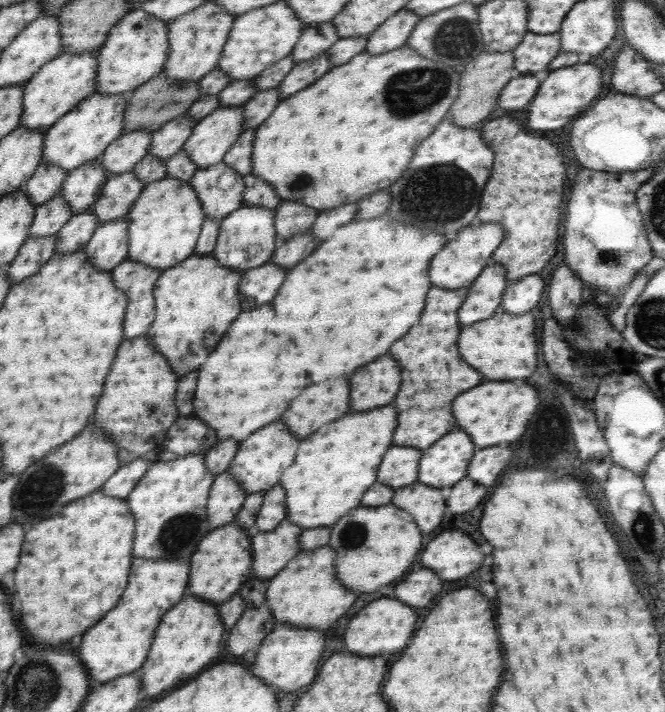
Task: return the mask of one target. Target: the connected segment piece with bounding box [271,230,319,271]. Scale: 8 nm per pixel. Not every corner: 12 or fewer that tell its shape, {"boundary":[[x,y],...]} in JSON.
{"boundary":[[310,230],[278,241],[271,260],[288,271],[318,244]]}

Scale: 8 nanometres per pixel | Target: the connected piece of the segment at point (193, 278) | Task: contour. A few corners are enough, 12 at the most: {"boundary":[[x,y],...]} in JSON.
{"boundary":[[211,253],[161,271],[145,336],[178,378],[240,314]]}

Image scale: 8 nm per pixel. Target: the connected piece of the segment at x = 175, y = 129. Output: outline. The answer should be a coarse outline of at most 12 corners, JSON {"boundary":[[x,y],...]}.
{"boundary":[[185,113],[151,132],[149,152],[181,153],[196,122]]}

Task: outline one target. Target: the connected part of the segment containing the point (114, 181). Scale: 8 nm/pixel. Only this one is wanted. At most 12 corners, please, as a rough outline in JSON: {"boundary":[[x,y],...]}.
{"boundary":[[130,171],[108,178],[91,207],[100,224],[127,217],[143,188]]}

